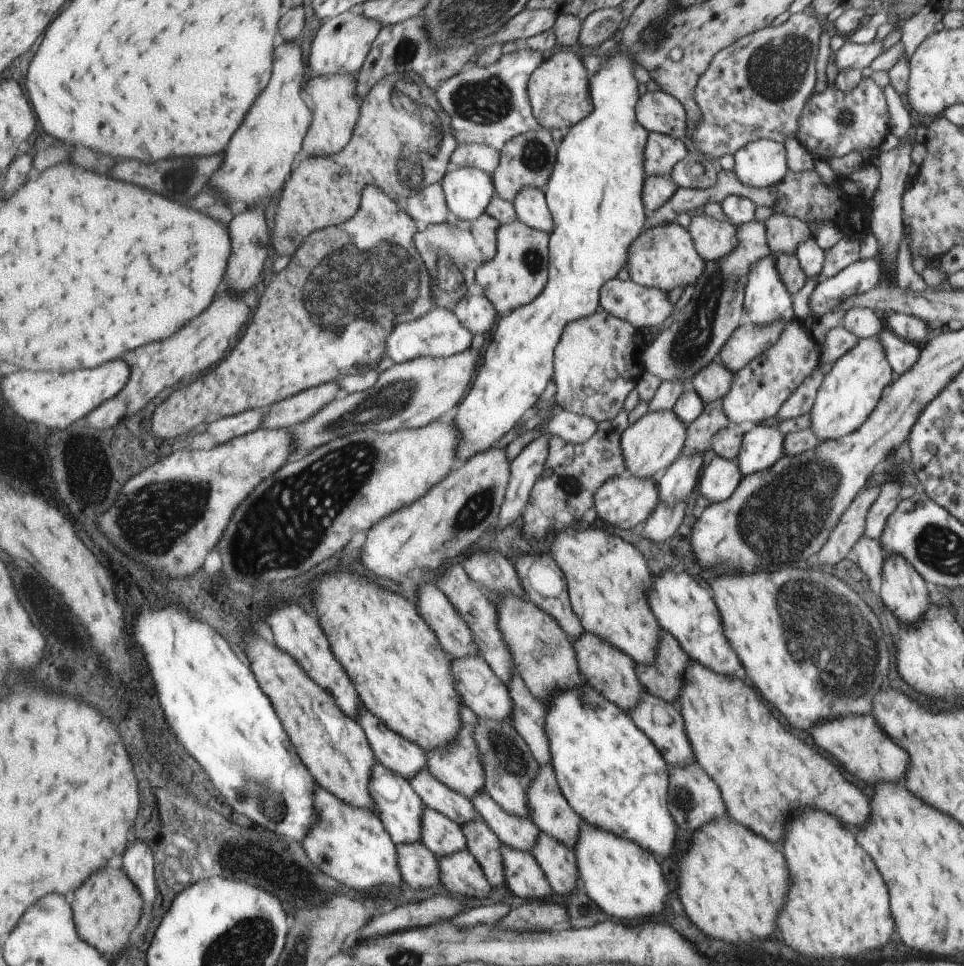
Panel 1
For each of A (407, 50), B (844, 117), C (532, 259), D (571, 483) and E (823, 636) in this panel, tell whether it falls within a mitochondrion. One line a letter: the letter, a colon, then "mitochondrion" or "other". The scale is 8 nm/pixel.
A: mitochondrion
B: mitochondrion
C: mitochondrion
D: mitochondrion
E: mitochondrion

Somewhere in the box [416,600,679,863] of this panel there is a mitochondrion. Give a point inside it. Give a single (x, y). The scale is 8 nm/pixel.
(510, 758)

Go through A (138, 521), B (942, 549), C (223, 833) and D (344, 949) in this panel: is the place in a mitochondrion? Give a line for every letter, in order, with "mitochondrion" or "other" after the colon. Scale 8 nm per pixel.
A: mitochondrion
B: mitochondrion
C: other
D: other

